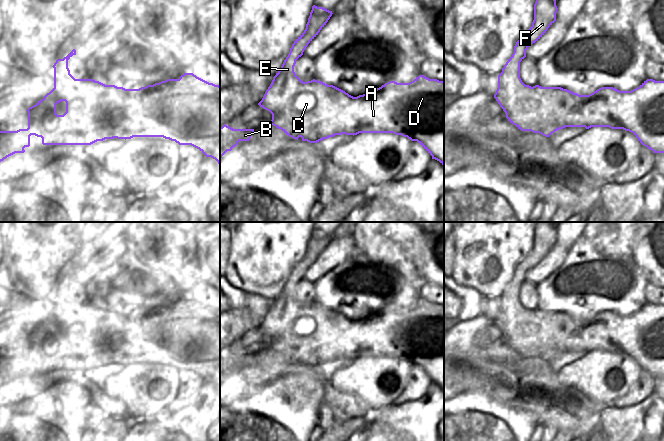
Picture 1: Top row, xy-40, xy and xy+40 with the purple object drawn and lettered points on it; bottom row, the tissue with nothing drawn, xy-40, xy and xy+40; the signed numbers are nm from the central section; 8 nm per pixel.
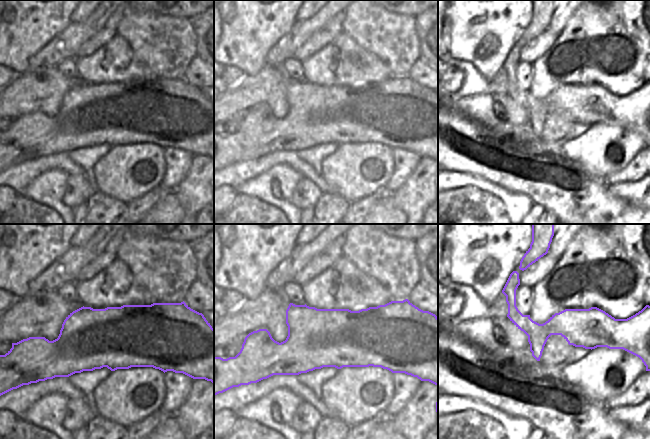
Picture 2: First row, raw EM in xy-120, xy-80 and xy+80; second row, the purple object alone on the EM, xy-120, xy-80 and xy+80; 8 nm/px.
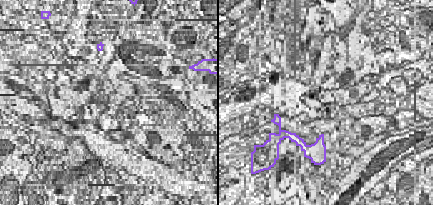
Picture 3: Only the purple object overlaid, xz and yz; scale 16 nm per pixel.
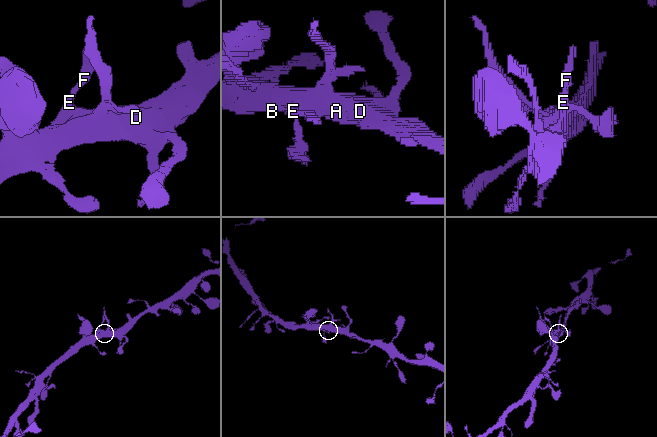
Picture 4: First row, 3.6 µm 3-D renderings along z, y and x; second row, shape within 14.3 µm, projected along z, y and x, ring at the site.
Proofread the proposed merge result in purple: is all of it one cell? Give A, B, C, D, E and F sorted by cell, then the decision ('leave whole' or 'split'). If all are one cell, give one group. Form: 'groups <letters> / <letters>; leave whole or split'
groups A B C D E F; leave whole

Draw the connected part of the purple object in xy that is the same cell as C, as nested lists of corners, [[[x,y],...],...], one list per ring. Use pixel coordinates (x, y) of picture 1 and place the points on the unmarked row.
[[[312,230],[304,256],[294,265],[280,294],[266,314],[260,331],[272,338],[268,349],[281,353],[289,361],[317,367],[335,359],[393,357],[417,365],[432,383],[444,389],[444,305],[419,299],[409,307],[389,305],[377,313],[353,321],[345,315],[315,303],[301,305],[294,296],[296,284],[326,249],[332,235]]]

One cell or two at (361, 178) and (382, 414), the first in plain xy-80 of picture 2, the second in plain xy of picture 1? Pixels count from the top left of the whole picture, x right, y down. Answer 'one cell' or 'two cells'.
two cells

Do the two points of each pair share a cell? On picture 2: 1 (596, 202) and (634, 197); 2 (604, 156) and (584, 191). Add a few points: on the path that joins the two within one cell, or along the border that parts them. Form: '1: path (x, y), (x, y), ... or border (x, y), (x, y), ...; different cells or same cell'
1: border (607, 185), (607, 188), (615, 196), (639, 207); different cells
2: border (575, 162), (589, 176), (603, 181); different cells

